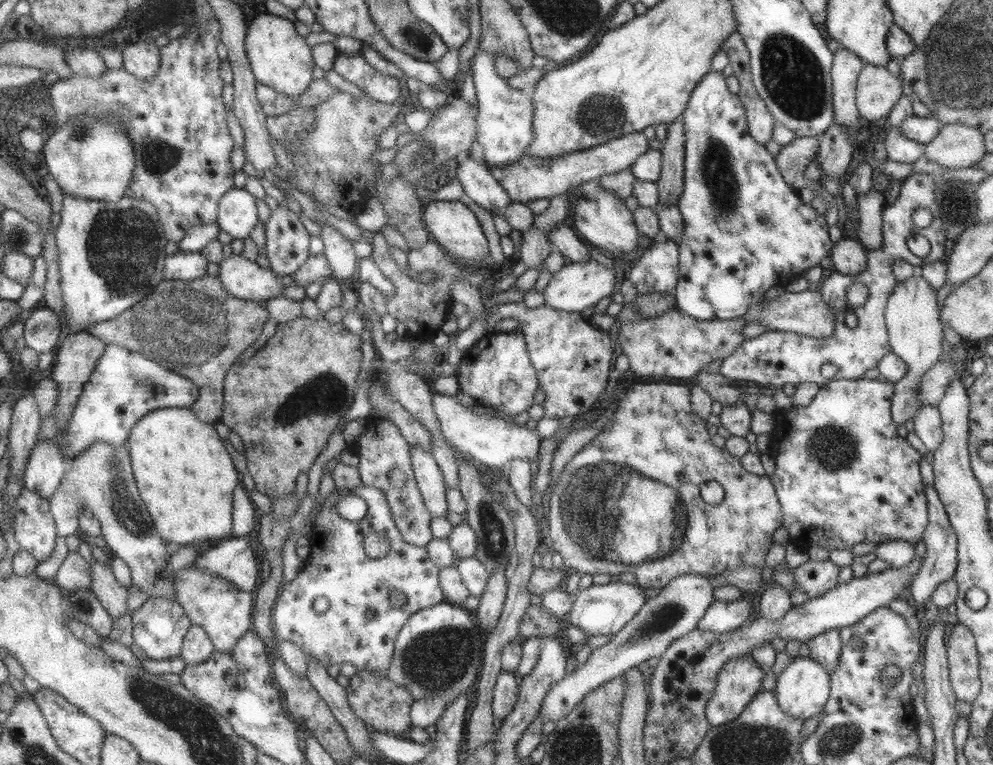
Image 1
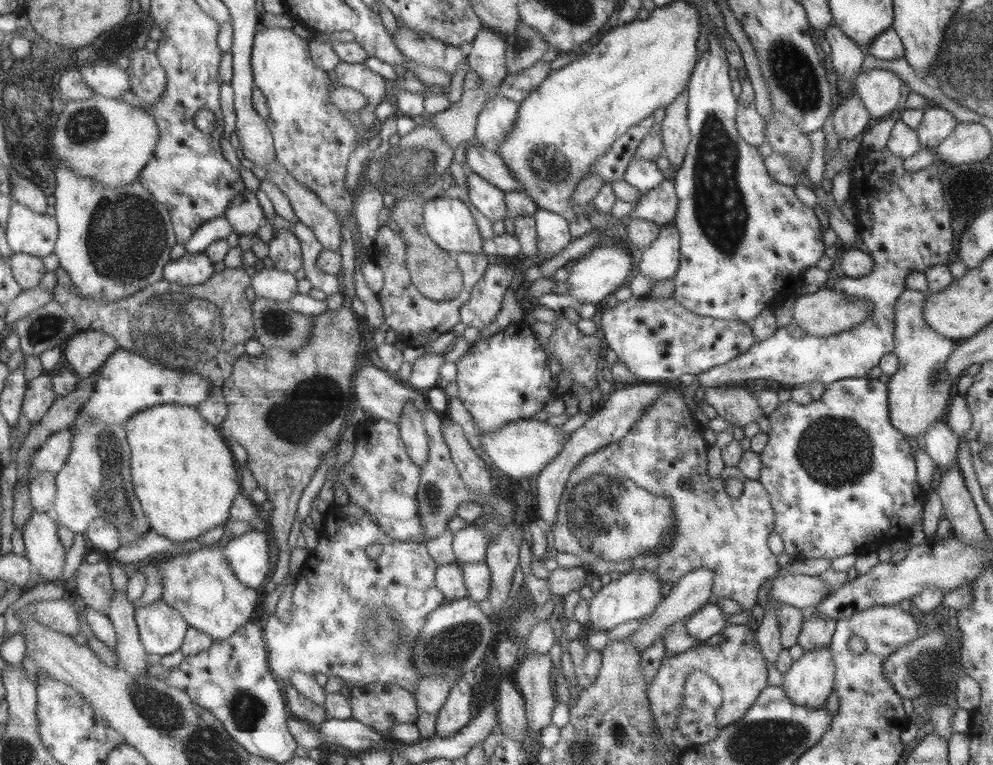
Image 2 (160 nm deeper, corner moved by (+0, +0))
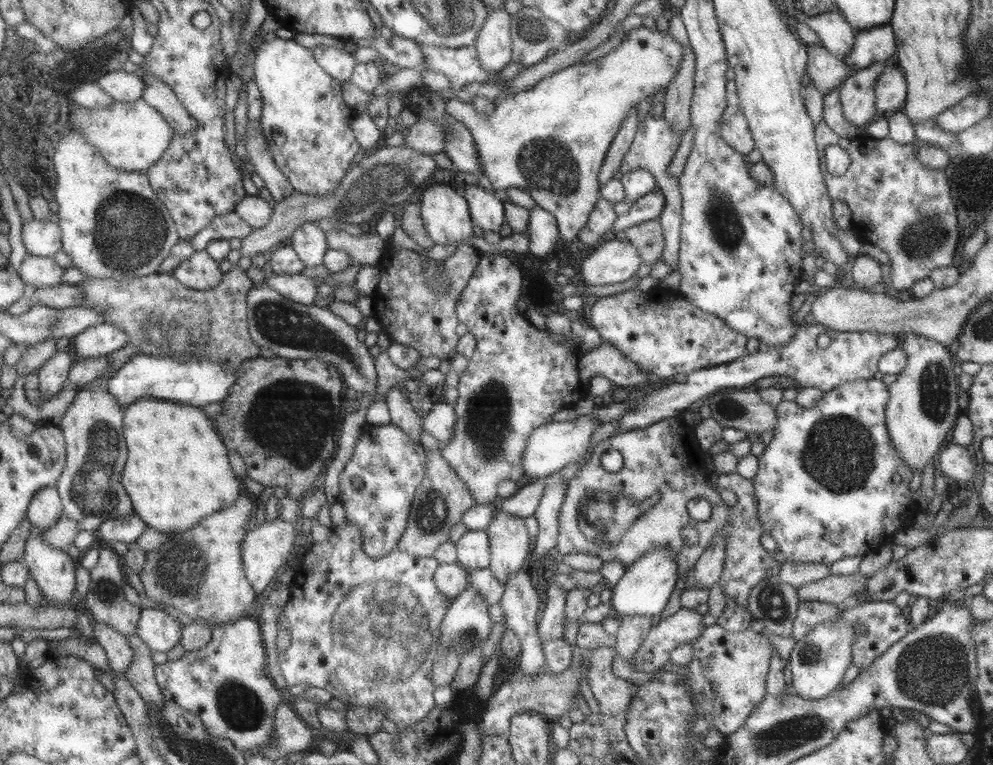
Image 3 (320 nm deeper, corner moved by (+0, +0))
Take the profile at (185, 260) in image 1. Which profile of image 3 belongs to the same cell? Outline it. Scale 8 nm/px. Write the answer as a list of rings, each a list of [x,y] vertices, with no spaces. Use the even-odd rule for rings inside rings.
[[[204,250],[194,253],[184,260],[172,272],[187,288],[203,291],[219,284],[222,273],[219,271],[219,262]]]

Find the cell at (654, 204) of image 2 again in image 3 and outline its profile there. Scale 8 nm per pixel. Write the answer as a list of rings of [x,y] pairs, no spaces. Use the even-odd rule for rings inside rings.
[[[659,188],[640,196],[633,203],[630,203],[629,210],[625,214],[615,219],[612,228],[606,234],[606,238],[620,236],[621,232],[630,226],[656,219],[663,210],[664,204],[665,199]]]

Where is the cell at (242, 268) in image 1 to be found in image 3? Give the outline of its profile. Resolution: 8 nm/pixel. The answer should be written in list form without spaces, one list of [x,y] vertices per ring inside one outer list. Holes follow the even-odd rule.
[[[300,273],[273,274],[265,278],[265,284],[281,296],[302,305],[311,305],[316,299],[317,287],[313,280]]]

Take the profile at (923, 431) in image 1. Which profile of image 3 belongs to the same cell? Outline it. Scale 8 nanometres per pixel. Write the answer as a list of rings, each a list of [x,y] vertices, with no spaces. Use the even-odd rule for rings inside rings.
[[[951,440],[943,444],[936,456],[938,473],[949,477],[953,482],[972,482],[977,471],[973,458],[968,456],[966,448],[959,446]]]

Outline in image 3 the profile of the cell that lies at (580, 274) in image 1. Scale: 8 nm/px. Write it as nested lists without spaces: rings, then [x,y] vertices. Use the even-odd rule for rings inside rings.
[[[621,236],[607,237],[594,248],[591,254],[583,259],[578,274],[581,274],[585,285],[615,284],[615,282],[631,278],[642,263],[637,249],[629,241]]]

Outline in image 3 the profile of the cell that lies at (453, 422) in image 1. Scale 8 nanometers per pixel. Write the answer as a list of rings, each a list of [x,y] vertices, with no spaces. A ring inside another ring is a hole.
[[[583,414],[571,422],[551,422],[543,424],[531,431],[527,437],[527,447],[521,455],[521,471],[531,478],[551,476],[561,471],[567,464],[581,461],[589,450],[591,434],[598,427],[597,420],[593,420],[590,414]]]

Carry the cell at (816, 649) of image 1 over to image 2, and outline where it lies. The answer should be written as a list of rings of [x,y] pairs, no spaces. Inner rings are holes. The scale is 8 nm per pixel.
[[[819,612],[810,613],[802,620],[796,643],[805,651],[817,647],[829,647],[835,621],[834,618],[826,617]]]

